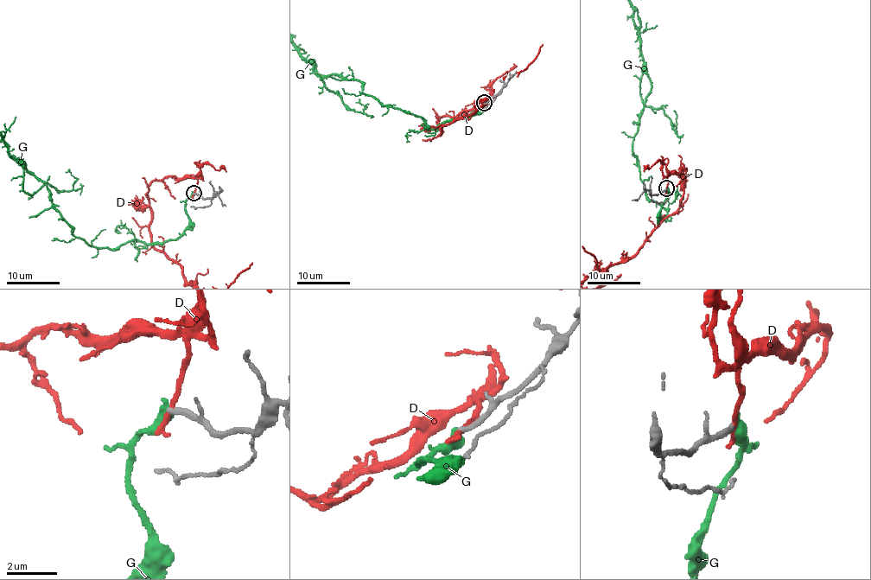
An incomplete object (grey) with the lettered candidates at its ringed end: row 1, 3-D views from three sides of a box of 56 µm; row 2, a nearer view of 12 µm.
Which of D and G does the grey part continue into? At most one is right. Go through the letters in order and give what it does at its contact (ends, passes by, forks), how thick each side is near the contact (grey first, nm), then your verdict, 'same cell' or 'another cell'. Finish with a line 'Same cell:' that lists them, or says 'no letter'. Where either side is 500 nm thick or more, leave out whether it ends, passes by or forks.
D: it ends | 240/240 nm | another cell
G: it ends | 220/440 nm | another cell
Same cell: no letter

